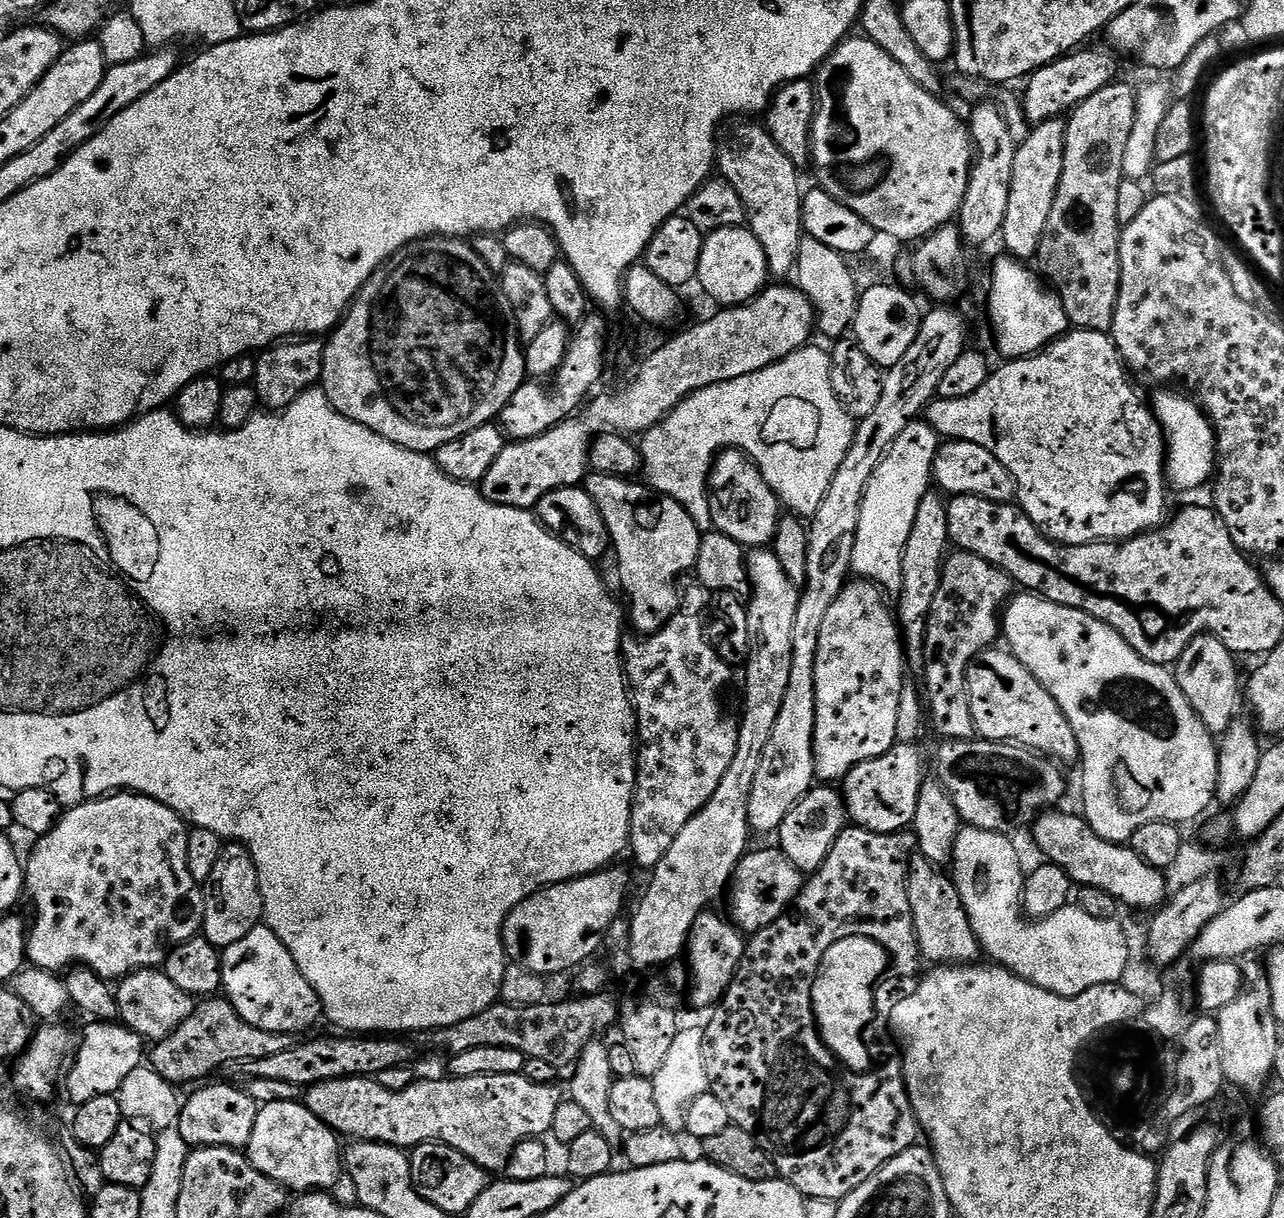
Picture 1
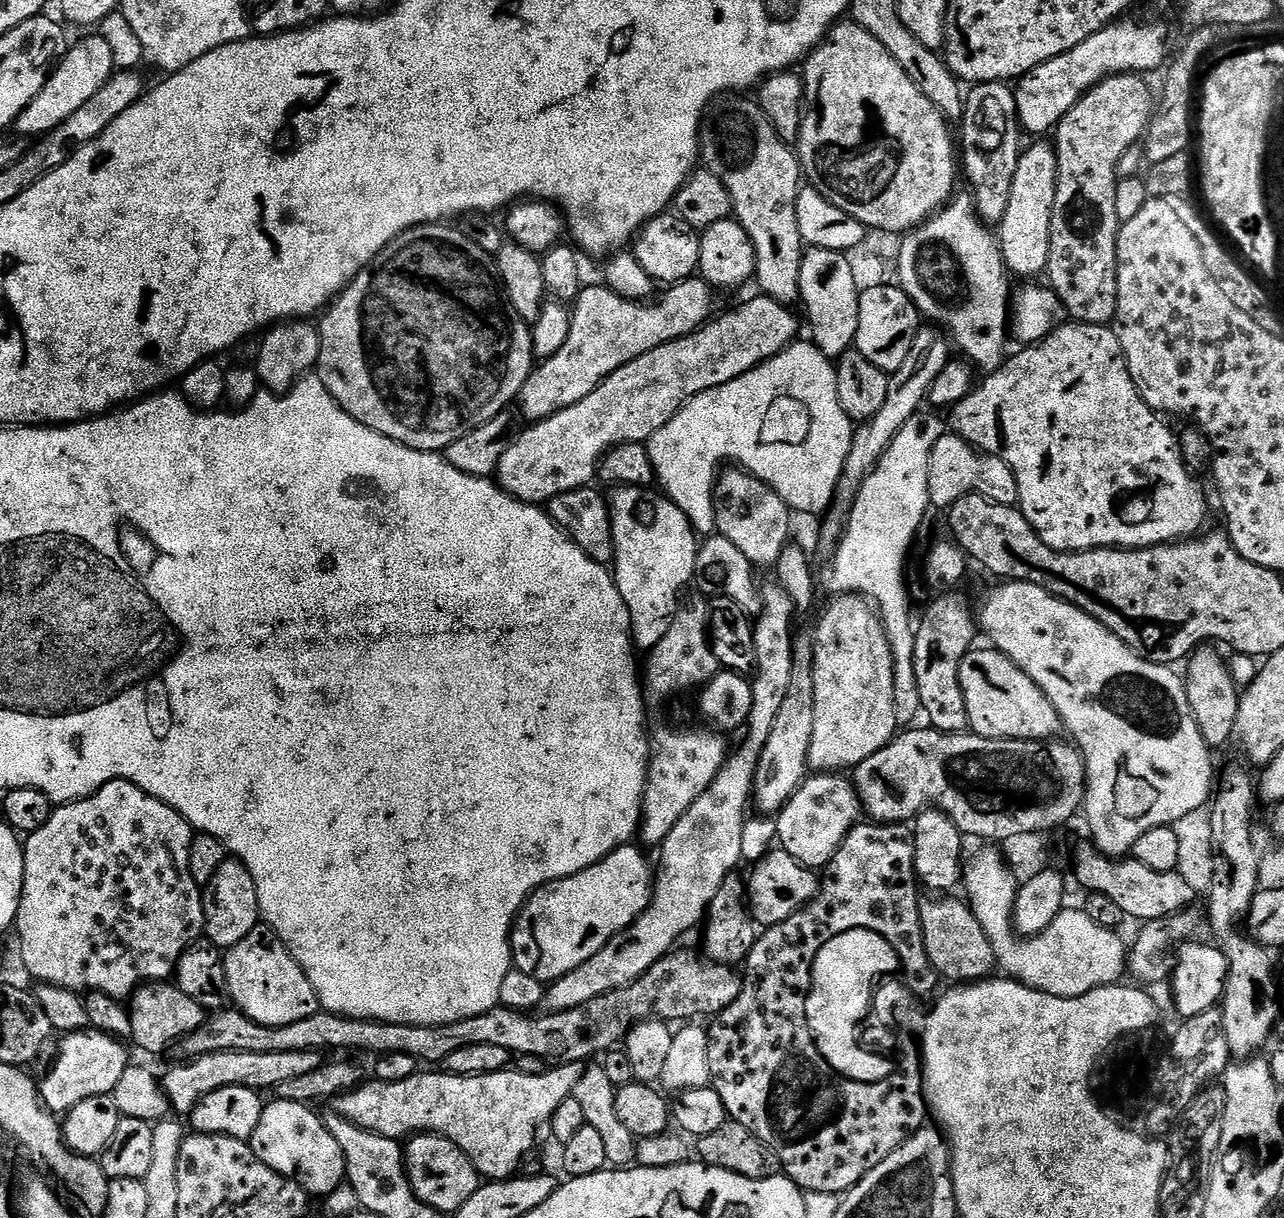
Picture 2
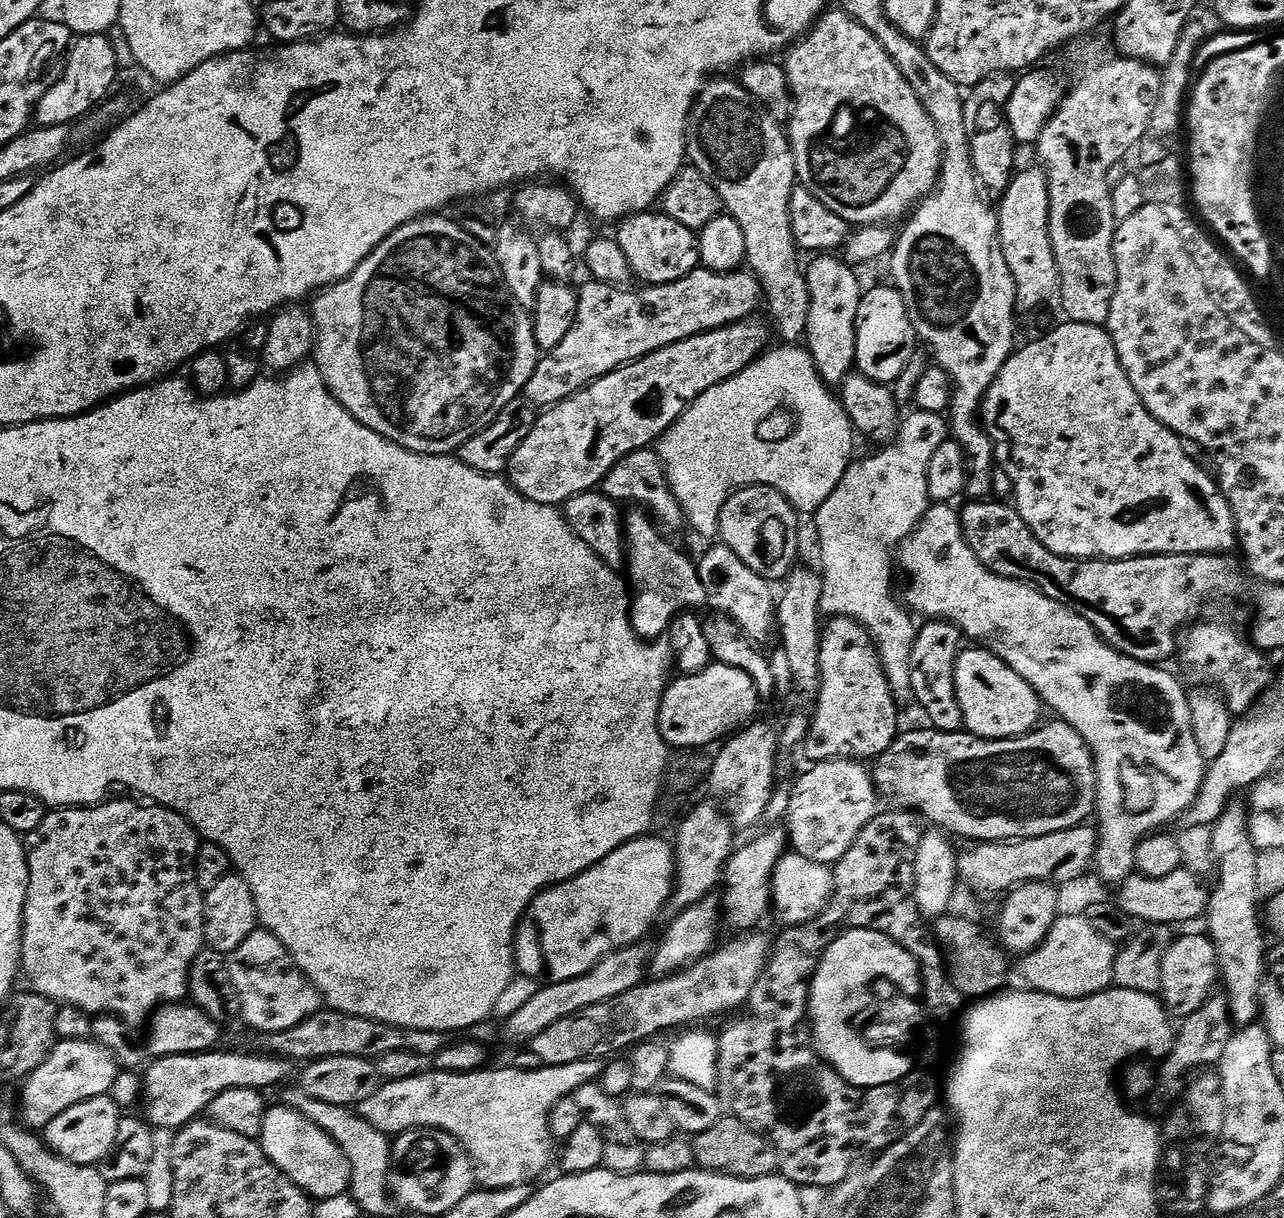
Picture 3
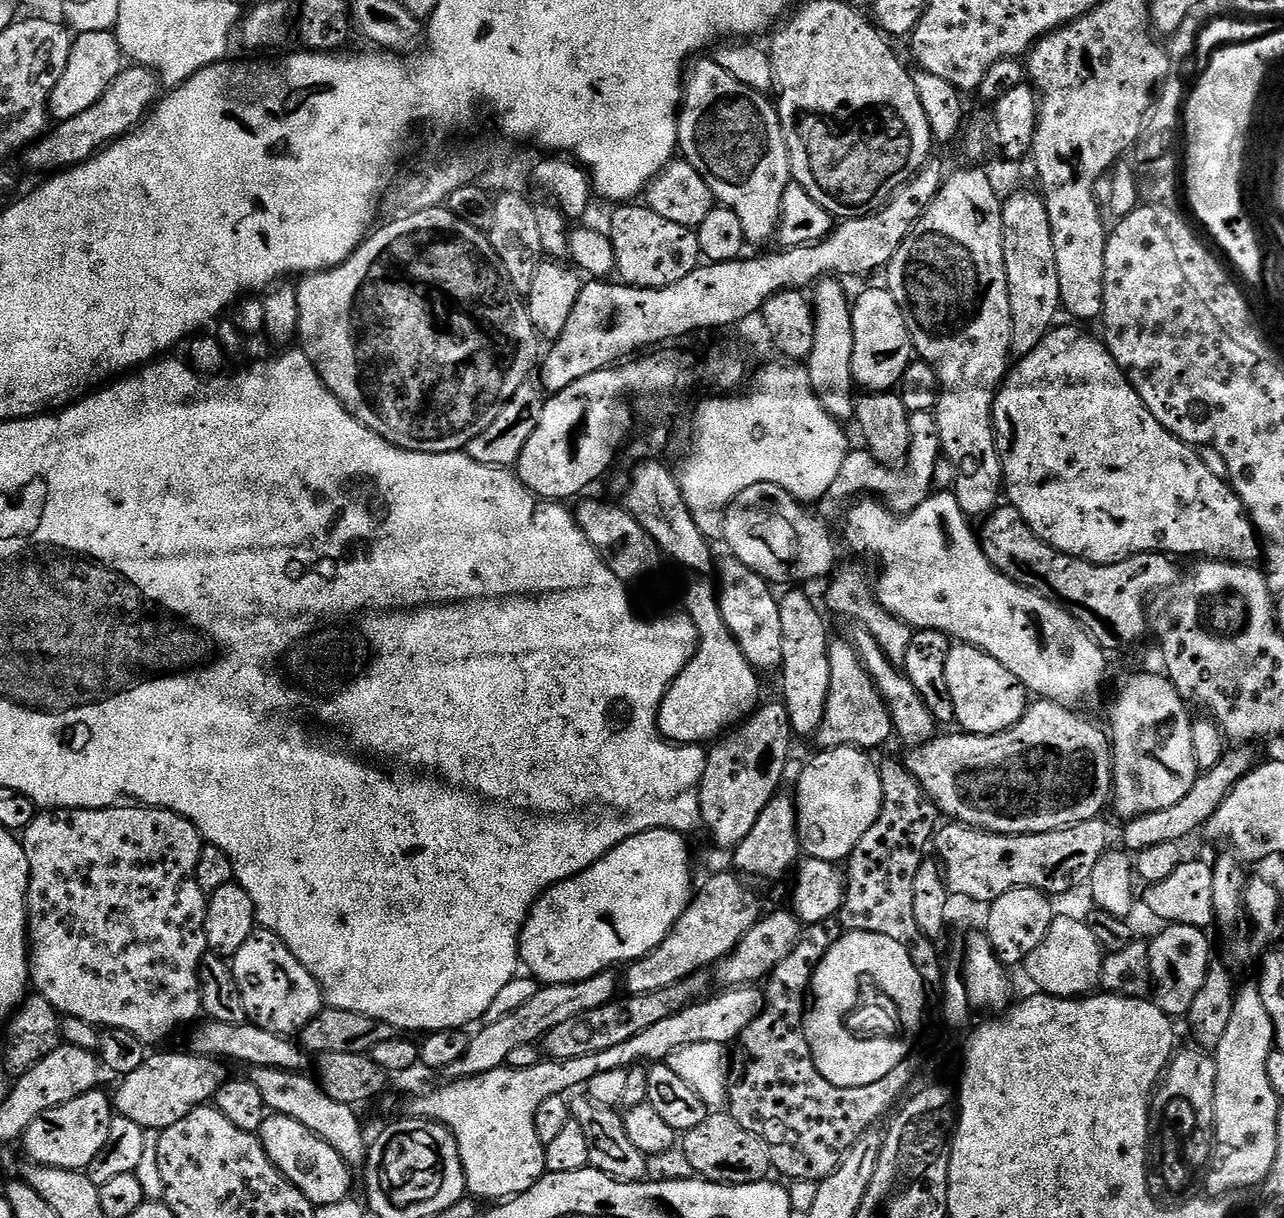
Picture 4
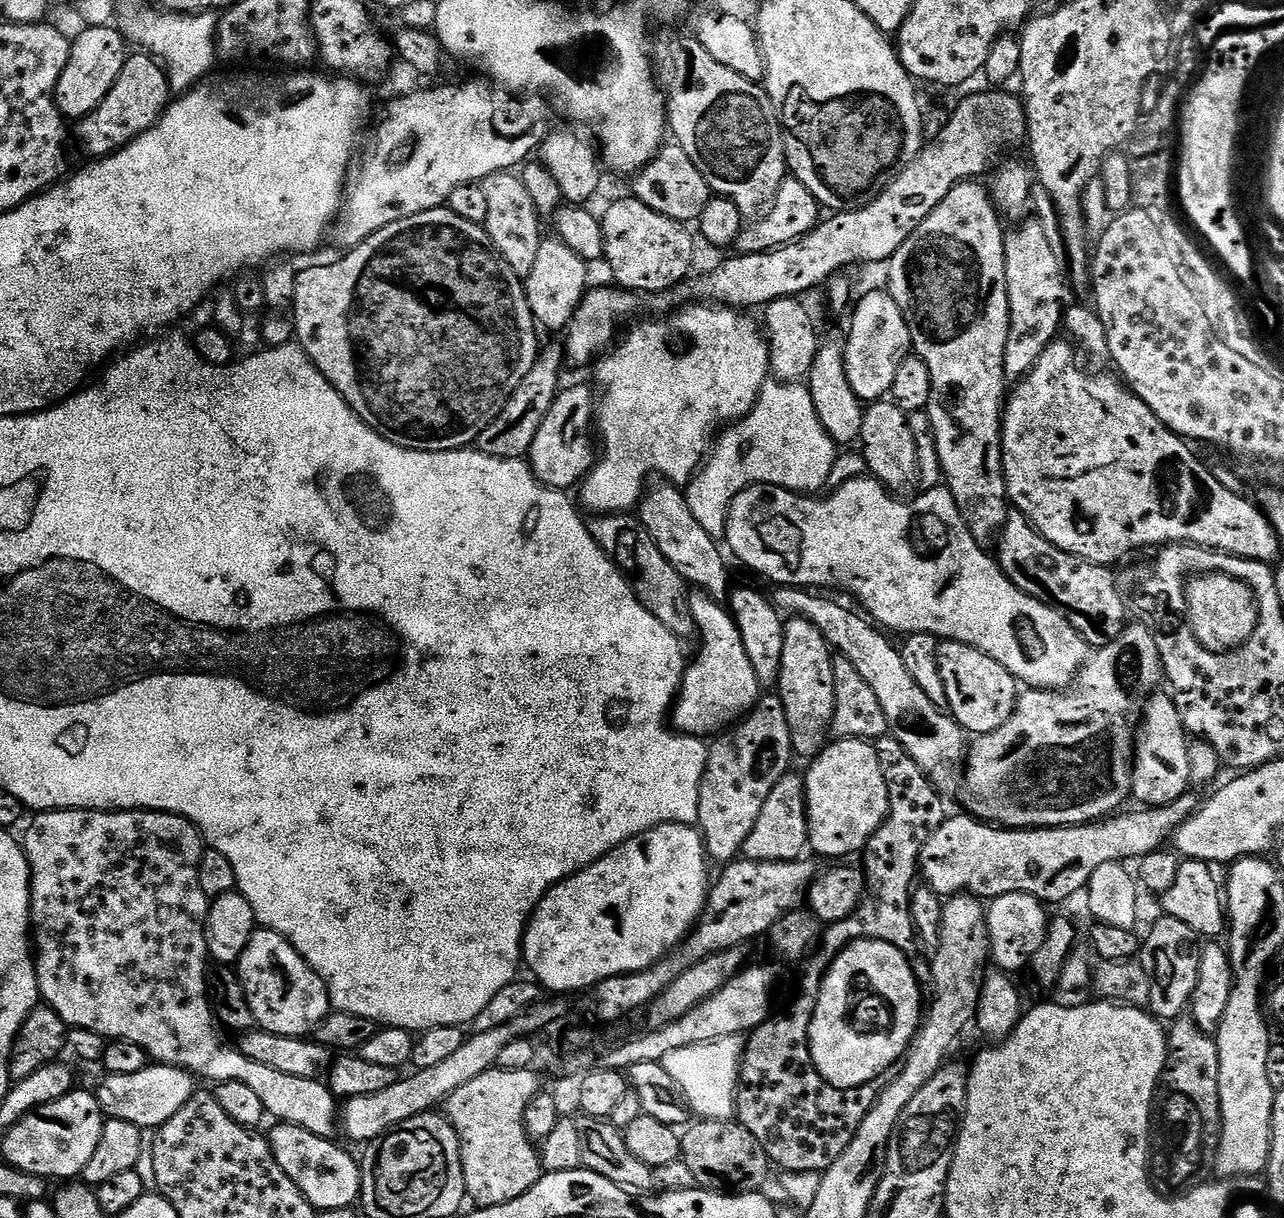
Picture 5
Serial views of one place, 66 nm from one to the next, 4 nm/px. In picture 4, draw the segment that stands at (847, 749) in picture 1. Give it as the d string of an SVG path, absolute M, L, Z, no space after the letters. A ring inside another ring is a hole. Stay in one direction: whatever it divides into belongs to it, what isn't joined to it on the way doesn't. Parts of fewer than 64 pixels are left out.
M833 639L828 646L830 654L830 694L826 698L826 714L822 726L816 731L815 743L825 748L880 748L888 739L893 739L890 705L874 686L870 674L864 669L856 647L847 639Z

